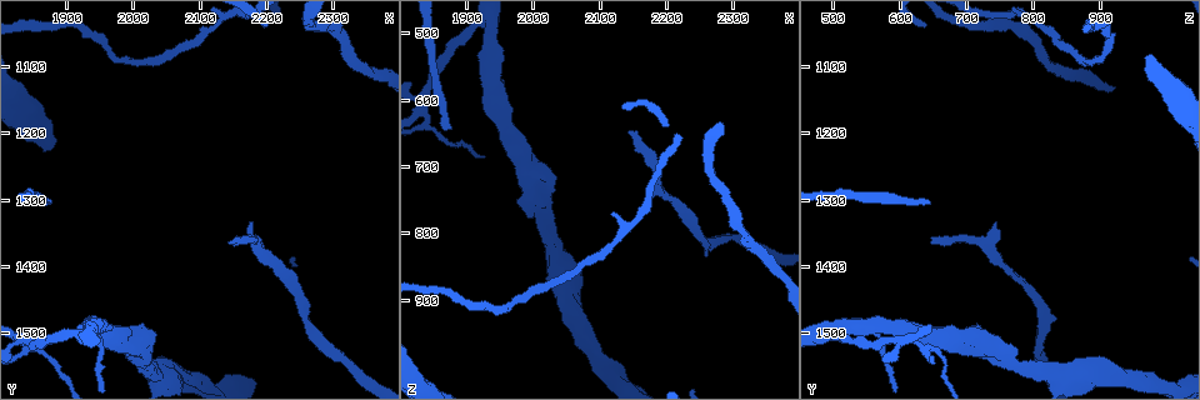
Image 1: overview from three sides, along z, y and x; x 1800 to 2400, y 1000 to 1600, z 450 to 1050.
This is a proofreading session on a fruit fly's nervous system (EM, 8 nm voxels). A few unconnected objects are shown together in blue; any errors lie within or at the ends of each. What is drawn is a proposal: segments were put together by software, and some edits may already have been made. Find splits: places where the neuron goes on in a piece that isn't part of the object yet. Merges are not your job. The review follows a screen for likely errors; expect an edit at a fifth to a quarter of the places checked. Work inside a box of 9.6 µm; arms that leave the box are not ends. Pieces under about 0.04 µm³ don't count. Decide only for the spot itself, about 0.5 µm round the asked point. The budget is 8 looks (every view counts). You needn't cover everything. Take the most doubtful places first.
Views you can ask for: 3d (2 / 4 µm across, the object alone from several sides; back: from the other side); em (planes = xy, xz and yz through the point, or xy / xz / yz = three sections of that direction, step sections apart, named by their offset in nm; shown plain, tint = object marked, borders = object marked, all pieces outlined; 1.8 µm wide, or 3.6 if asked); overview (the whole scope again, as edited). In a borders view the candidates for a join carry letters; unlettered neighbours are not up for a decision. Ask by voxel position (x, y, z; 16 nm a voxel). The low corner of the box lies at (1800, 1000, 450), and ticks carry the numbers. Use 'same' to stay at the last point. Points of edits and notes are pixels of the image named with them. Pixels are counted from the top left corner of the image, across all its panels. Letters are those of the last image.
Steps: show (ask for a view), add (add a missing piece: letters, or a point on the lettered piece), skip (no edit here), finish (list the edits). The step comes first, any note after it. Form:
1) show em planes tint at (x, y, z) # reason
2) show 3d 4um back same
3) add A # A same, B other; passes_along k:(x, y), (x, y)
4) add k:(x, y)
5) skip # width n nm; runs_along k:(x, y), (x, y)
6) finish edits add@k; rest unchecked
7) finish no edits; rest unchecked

show em xy step 4 tint at (2145, 1365, 650) # an open end

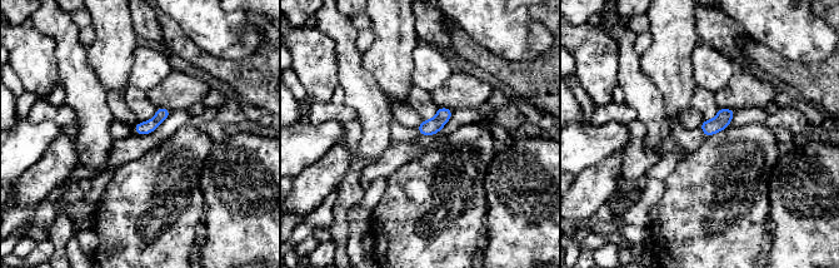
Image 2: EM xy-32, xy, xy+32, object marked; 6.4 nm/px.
show em xz step 8 borders same

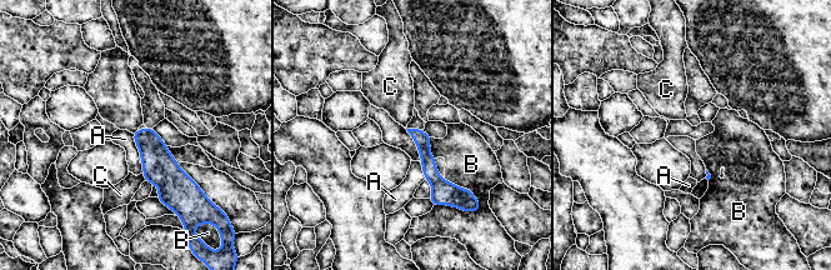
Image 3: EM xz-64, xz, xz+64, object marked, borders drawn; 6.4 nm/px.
skip # longest_contact A 260 nm; A other, B other, C other; runs_along 3:(413, 131), (451, 200); none of them fits

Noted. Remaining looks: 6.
show 3d 4um at (2025, 1490, 720) # an open end

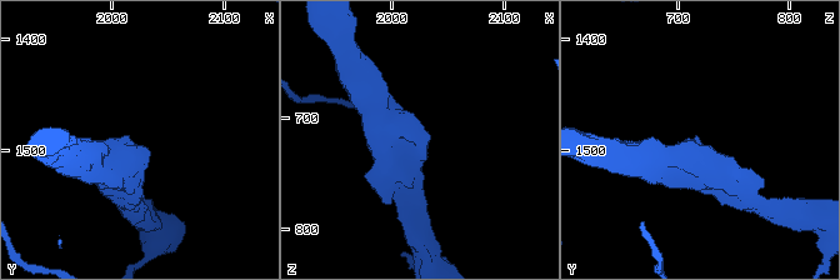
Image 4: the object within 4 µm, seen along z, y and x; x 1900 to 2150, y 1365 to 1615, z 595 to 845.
show em 3.6um planes plain at (2026, 1492, 722) # shape alone is not enough

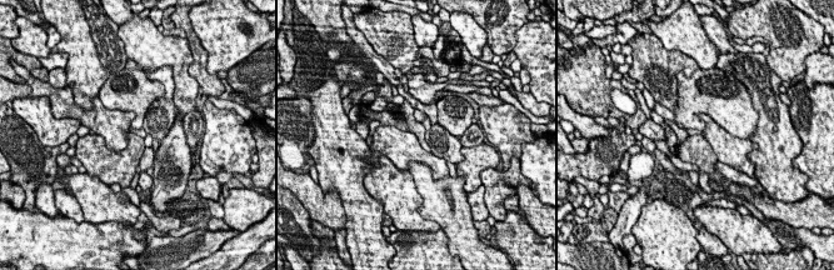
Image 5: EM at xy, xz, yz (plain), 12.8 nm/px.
show em 3.6um planes borders same

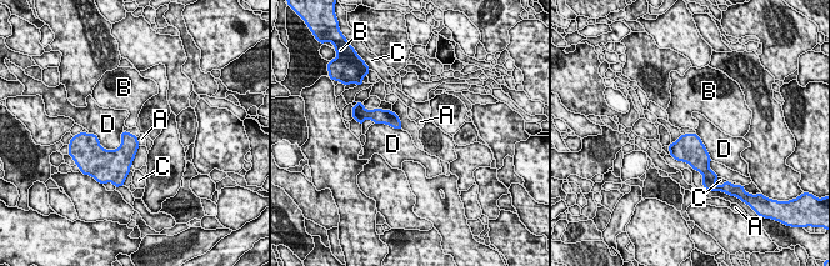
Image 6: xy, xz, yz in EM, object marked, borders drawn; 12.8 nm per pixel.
skip # A other, B other, C other, D other; border 6:(124, 131), (111, 150), (89, 132); none of them fits

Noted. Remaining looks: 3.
show 3d 4um at (1835, 1510, 605) # abrupt turn

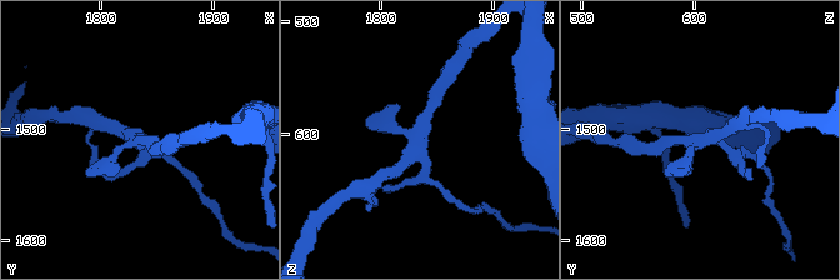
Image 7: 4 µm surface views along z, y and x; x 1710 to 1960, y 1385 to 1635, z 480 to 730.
show em planes plain at (1838, 1512, 608) # now the EM

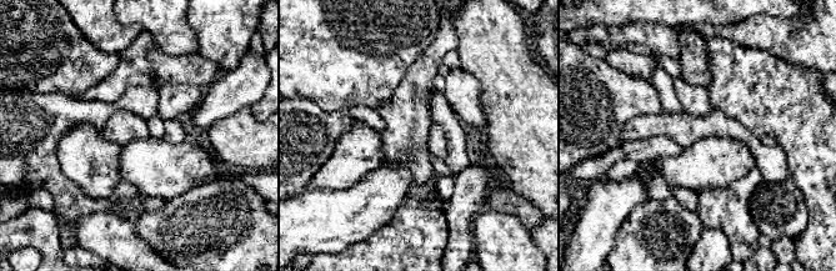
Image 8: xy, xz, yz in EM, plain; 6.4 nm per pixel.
show em planes borders same # what lies round it

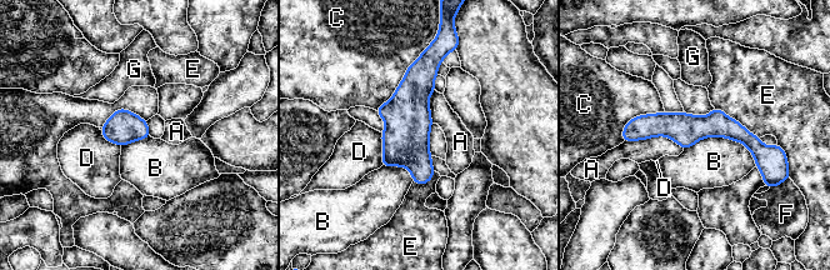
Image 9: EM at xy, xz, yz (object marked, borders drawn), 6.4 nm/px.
skip # width 200 nm; A other, B other, C other, D other, E other, F other, G other; runs_along 9:(625, 134), (726, 126), (771, 151); no lettered piece goes on from it

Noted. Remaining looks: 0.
finish no edits; rest unchecked

